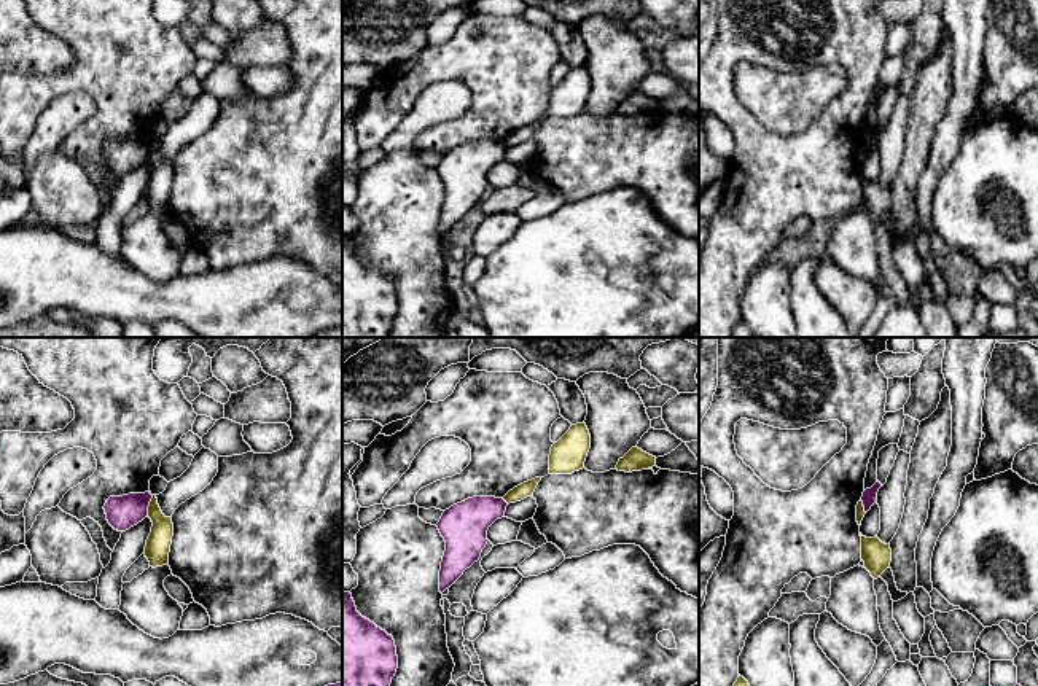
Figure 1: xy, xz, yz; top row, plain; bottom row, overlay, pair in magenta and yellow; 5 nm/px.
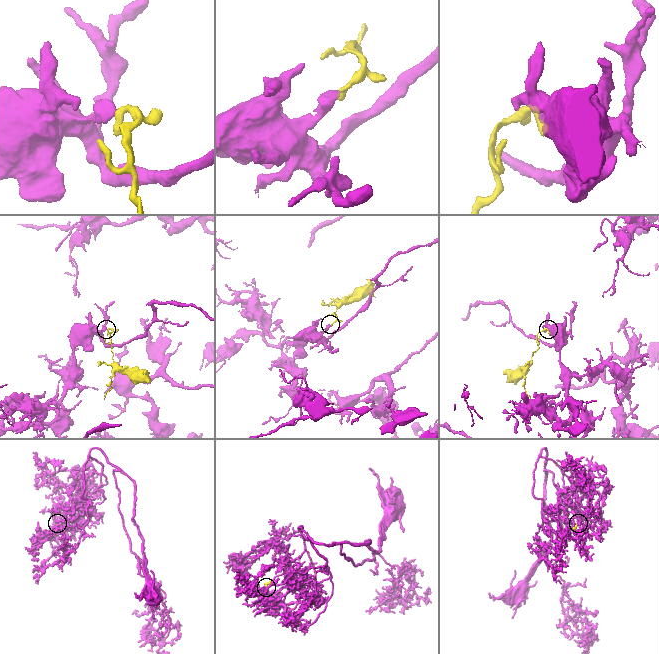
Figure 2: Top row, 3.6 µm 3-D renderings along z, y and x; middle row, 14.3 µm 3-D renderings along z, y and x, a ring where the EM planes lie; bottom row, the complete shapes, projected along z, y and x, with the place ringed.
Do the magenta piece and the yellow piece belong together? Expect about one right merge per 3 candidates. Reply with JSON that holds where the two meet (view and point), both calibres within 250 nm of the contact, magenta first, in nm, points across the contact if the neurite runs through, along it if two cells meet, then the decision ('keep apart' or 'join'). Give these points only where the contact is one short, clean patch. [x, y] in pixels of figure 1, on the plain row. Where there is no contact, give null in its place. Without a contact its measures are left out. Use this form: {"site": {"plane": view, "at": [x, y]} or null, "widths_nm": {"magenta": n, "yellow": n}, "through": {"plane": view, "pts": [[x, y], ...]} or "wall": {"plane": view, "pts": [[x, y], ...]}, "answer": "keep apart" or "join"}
{"site": {"plane": "xy", "at": [148, 148]}, "widths_nm": {"magenta": 160, "yellow": 130}, "wall": {"plane": "xy", "pts": [[153, 139], [147, 158]]}, "answer": "keep apart"}

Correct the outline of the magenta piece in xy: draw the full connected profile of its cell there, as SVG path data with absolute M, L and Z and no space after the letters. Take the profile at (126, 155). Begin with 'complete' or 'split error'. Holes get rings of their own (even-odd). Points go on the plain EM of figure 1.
complete; M150 135L110 140L103 150L108 167L118 175L129 173L148 159L151 142Z

